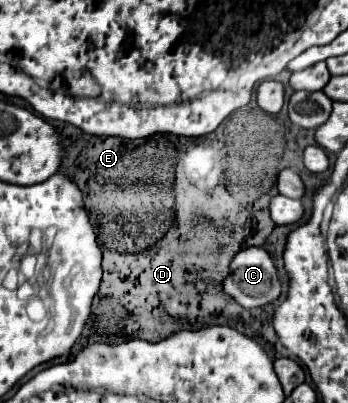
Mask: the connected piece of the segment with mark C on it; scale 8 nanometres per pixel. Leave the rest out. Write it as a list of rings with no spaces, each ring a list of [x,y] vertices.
[[[245,248],[235,254],[223,290],[247,310],[277,300],[281,296],[281,280],[267,250]]]

